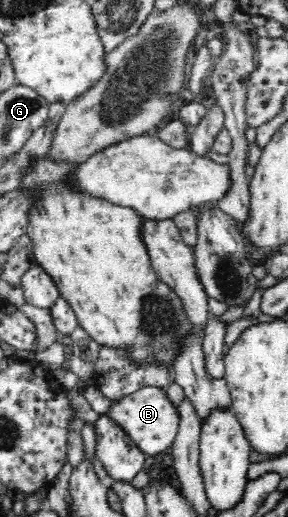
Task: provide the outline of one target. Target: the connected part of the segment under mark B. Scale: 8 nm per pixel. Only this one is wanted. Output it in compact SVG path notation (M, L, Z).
M146 386L130 396L114 401L114 406L108 413L118 425L124 427L124 431L134 439L138 448L142 449L146 456L168 452L180 426L180 411L168 398L166 389L155 386Z

